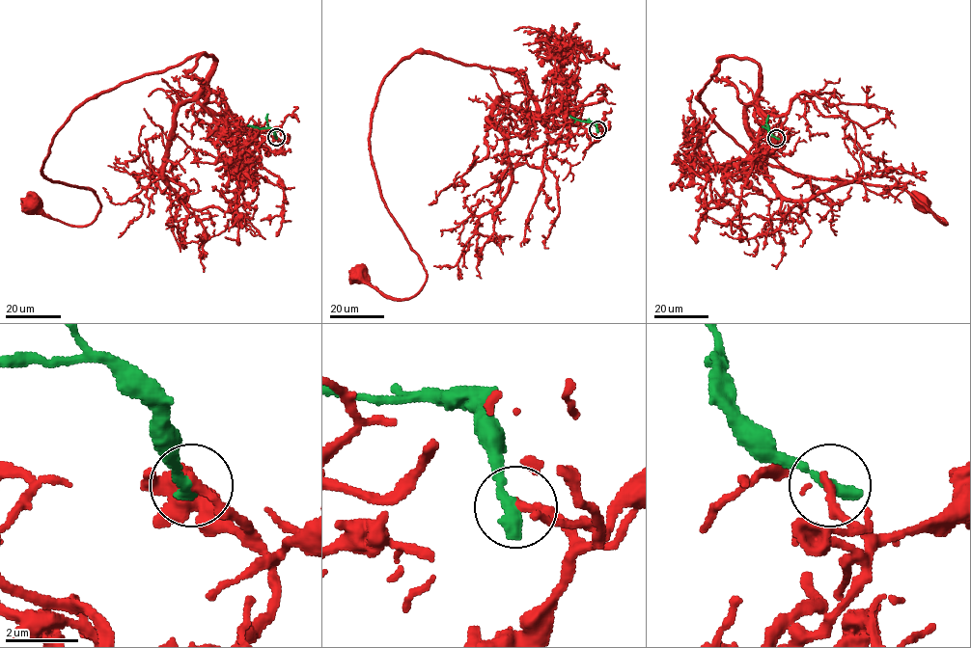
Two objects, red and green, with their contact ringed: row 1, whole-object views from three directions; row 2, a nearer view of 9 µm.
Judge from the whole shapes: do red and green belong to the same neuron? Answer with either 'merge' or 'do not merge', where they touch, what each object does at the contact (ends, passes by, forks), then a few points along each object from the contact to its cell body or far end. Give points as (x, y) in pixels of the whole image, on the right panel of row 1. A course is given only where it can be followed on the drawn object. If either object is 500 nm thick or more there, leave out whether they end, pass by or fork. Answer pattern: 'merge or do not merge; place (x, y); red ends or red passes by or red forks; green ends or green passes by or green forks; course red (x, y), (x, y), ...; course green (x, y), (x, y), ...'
do not merge; place (776, 138); red ends; green ends; course red (776, 138), (771, 151), (758, 65), (726, 56), (699, 100), (746, 151), (901, 187), (946, 224), (921, 203); course green (776, 138), (762, 126)

